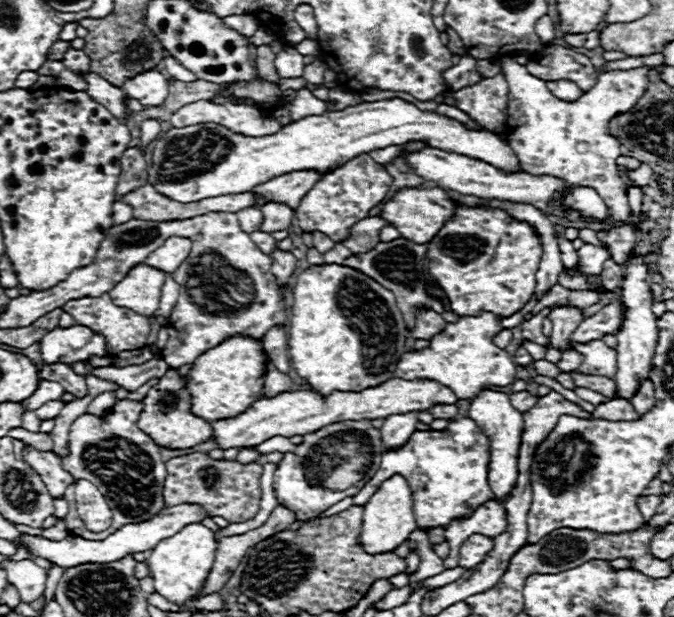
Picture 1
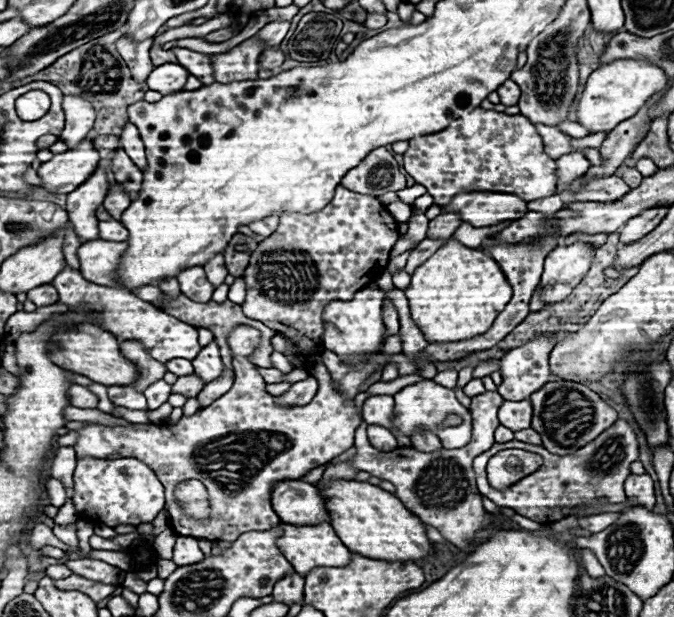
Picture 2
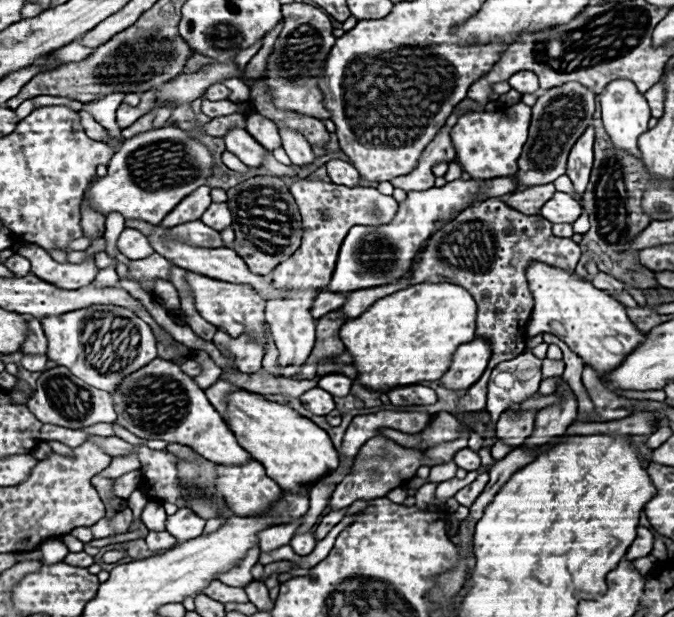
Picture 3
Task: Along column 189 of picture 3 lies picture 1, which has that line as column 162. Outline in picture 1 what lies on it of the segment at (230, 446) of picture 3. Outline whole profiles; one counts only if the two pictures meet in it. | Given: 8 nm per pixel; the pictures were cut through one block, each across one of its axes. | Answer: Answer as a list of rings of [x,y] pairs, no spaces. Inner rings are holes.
[[[170,368],[160,380],[158,384],[154,384],[148,394],[144,396],[144,408],[140,414],[140,428],[150,434],[150,438],[154,438],[154,442],[158,442],[158,446],[170,448],[170,450],[184,450],[184,448],[192,448],[200,442],[206,442],[212,438],[214,430],[212,430],[212,422],[198,418],[192,414],[192,396],[186,390],[186,378],[182,378],[178,374],[178,370]]]

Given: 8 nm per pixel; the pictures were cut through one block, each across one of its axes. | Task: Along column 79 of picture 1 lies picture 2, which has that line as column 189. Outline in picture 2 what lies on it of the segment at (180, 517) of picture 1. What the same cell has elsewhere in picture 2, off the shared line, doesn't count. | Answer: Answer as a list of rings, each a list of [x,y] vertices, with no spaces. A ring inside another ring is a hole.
[[[178,536],[176,538],[172,560],[178,566],[188,566],[188,564],[194,564],[194,562],[200,562],[202,558],[204,558],[204,554],[200,552],[196,538],[190,538],[190,536]]]

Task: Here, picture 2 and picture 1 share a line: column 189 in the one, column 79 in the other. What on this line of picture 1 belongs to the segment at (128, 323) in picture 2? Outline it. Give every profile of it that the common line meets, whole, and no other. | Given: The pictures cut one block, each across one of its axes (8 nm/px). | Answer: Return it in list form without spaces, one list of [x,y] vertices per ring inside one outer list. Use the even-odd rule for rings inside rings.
[[[74,324],[70,328],[54,328],[44,334],[40,340],[42,360],[52,362],[76,362],[76,360],[88,360],[92,356],[110,358],[106,338],[88,326]]]

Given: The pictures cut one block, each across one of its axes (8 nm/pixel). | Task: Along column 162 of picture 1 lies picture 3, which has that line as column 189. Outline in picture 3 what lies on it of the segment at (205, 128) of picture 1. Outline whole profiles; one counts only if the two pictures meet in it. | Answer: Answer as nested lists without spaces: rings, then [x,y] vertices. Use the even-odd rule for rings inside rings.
[[[178,126],[152,128],[122,142],[108,164],[108,174],[92,184],[88,200],[94,208],[102,210],[104,216],[108,212],[120,212],[124,218],[160,224],[178,202],[208,184],[208,178],[214,176],[214,166],[210,150],[186,130]]]

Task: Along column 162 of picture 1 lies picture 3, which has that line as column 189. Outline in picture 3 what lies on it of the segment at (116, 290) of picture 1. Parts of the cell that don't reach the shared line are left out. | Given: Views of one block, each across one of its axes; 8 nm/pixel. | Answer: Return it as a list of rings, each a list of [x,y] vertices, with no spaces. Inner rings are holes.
[[[188,272],[186,280],[192,288],[196,310],[202,314],[202,318],[206,318],[216,328],[228,332],[232,338],[248,334],[248,336],[256,338],[256,342],[262,348],[266,346],[266,330],[268,330],[268,324],[264,318],[266,300],[262,300],[262,296],[250,284],[230,284],[230,282],[212,280],[202,274],[194,274],[194,272]]]

